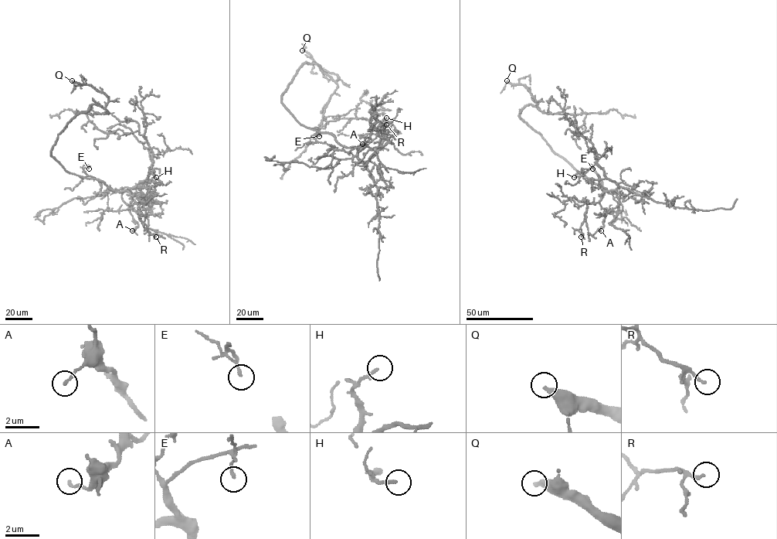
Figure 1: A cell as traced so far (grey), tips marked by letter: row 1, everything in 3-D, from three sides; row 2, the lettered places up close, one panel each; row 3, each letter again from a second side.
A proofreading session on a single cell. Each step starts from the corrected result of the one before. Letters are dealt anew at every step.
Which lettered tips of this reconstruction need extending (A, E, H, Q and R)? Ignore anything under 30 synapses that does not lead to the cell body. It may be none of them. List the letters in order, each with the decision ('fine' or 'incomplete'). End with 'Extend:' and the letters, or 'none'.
A: fine
E: fine
H: fine
Q: incomplete
R: fine
Extend: Q

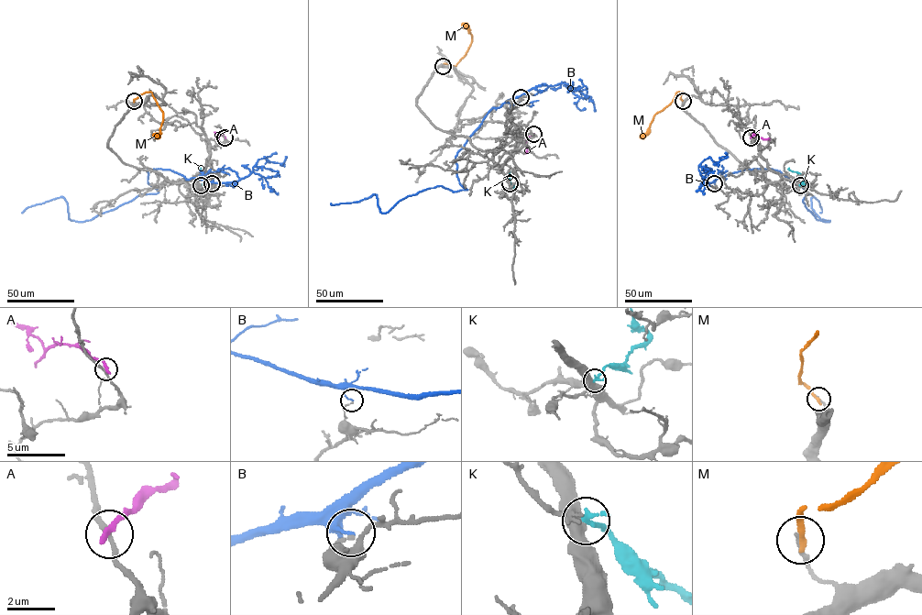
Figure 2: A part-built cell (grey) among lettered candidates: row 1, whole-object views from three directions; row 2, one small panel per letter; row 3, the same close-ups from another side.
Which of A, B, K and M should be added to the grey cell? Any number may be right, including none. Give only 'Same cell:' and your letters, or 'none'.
Same cell: none

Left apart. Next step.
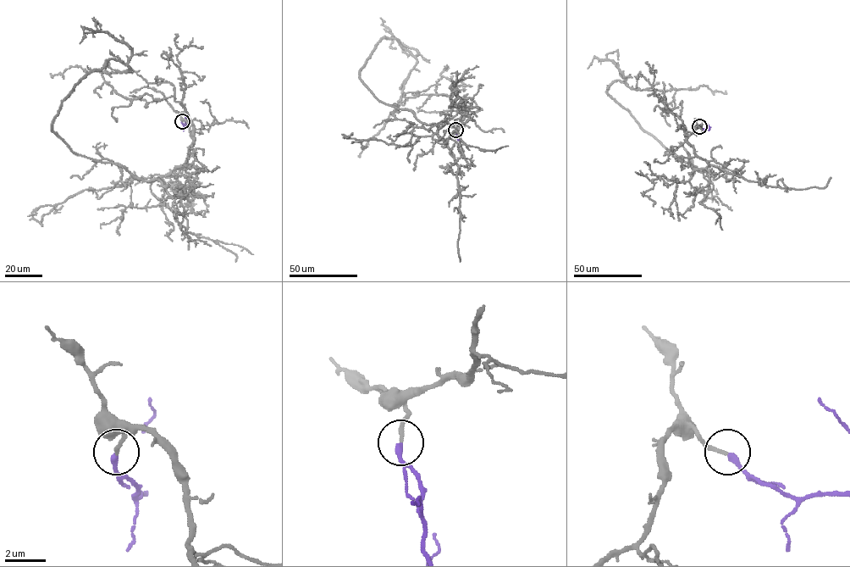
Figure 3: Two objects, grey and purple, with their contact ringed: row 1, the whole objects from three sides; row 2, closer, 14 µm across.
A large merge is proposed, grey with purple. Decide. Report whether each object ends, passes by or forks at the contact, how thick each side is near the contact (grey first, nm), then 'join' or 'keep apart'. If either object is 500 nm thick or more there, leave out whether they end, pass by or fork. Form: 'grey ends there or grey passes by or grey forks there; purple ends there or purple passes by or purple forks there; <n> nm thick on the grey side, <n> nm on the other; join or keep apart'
grey ends there; purple ends there; 170 nm thick on the grey side, 280 nm on the other; join

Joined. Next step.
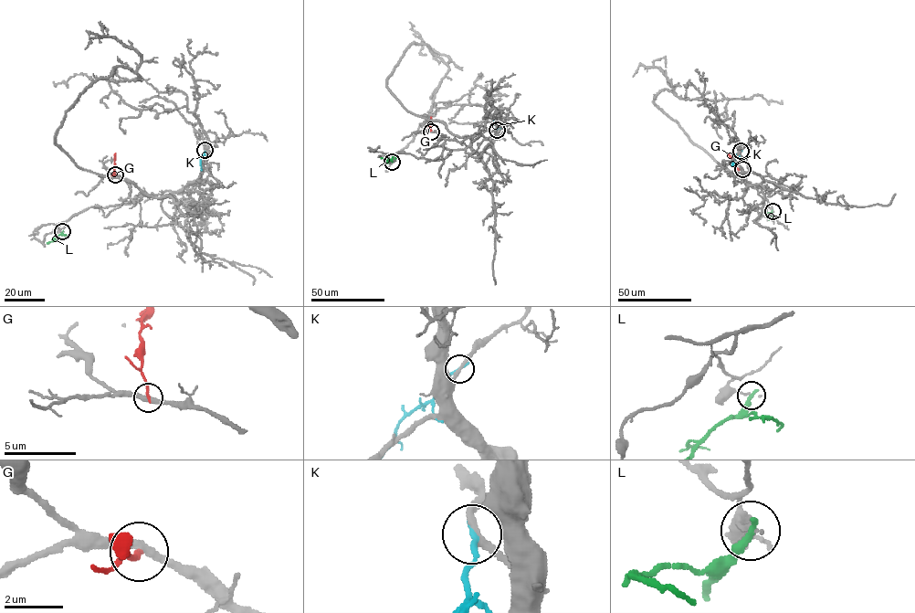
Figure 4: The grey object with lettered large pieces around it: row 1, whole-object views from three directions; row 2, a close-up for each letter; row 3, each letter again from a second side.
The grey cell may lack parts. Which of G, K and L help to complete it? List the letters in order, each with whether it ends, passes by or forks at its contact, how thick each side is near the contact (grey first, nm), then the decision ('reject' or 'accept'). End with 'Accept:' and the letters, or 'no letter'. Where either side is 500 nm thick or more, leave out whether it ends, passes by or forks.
G: it ends | 320/170 nm | reject
K: it ends | 240/200 nm | reject
L: it ends | 140/320 nm | reject
Accept: no letter

